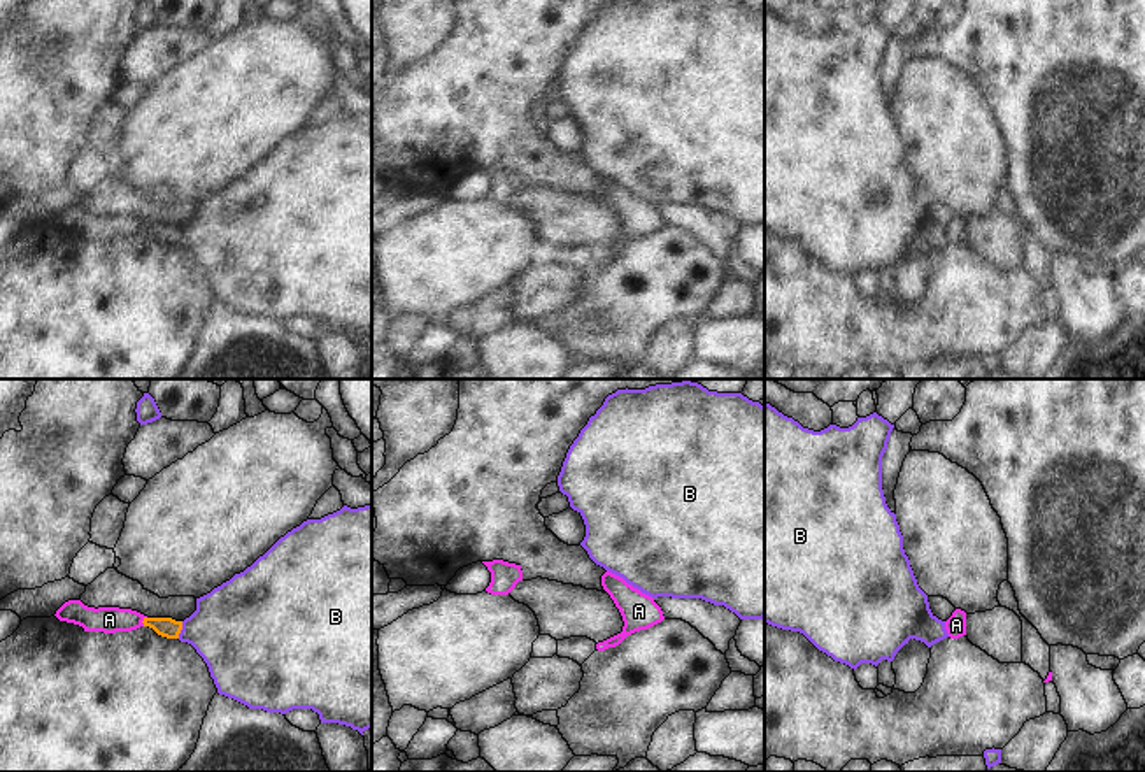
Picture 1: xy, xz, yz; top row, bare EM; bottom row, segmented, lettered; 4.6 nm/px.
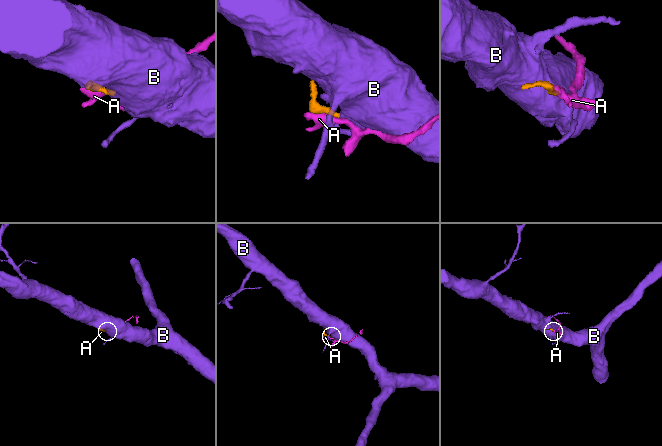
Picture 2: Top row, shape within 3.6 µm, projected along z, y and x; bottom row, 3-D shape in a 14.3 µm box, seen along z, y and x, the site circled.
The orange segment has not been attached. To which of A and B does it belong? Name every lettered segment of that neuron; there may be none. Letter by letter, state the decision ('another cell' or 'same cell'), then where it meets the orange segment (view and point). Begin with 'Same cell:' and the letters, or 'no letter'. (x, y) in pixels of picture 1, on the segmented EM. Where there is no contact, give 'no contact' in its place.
Same cell: B
A: another cell; contact xy (142, 621)
B: same cell; contact xy (181, 629)

